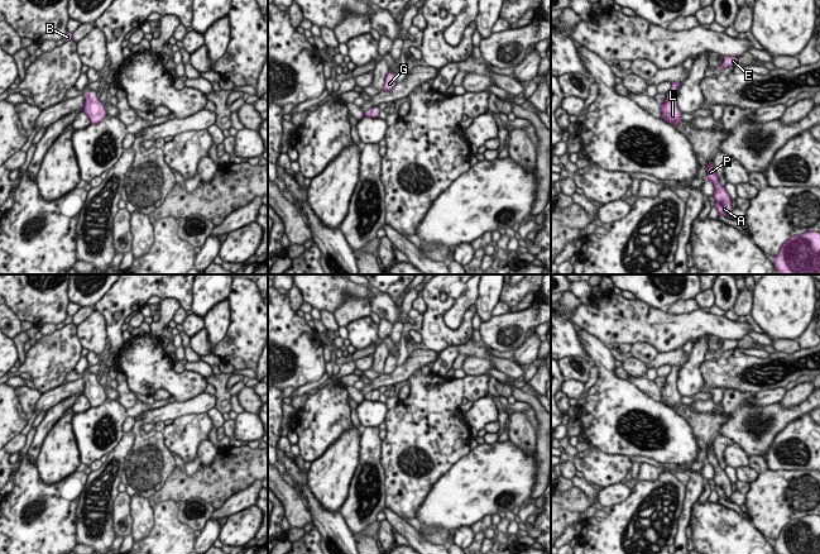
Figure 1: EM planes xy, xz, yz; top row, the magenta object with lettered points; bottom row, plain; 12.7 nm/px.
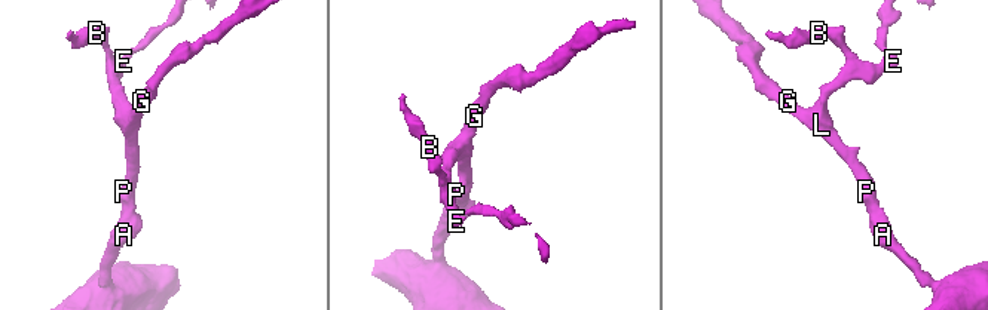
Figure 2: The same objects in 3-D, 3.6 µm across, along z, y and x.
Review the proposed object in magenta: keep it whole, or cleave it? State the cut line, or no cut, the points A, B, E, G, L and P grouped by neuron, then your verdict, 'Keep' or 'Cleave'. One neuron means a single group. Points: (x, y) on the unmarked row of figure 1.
No split. Groups: A B E G L P. Keep.

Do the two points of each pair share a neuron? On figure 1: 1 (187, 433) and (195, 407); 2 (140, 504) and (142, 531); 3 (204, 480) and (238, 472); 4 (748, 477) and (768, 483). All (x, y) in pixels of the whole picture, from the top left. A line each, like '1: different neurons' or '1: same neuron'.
1: different neurons
2: same neuron
3: same neuron
4: different neurons

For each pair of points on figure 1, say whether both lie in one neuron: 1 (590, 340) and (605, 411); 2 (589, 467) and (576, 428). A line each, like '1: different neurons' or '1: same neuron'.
1: same neuron
2: different neurons

